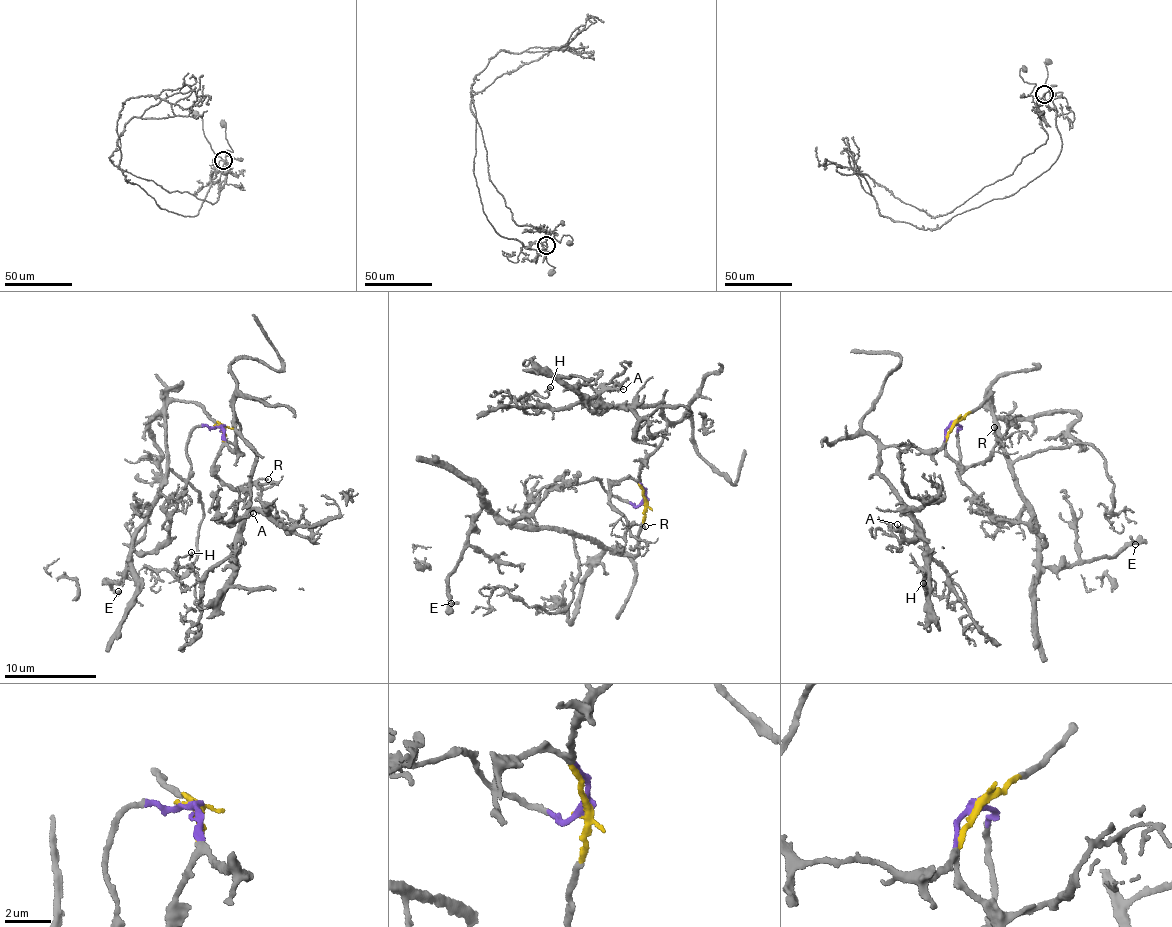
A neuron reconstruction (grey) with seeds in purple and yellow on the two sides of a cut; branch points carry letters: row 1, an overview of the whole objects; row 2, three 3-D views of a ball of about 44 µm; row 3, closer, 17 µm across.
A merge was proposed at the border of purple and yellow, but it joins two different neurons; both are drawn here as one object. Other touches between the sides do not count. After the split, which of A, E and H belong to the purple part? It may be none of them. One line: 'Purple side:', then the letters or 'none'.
Purple side: A, H

